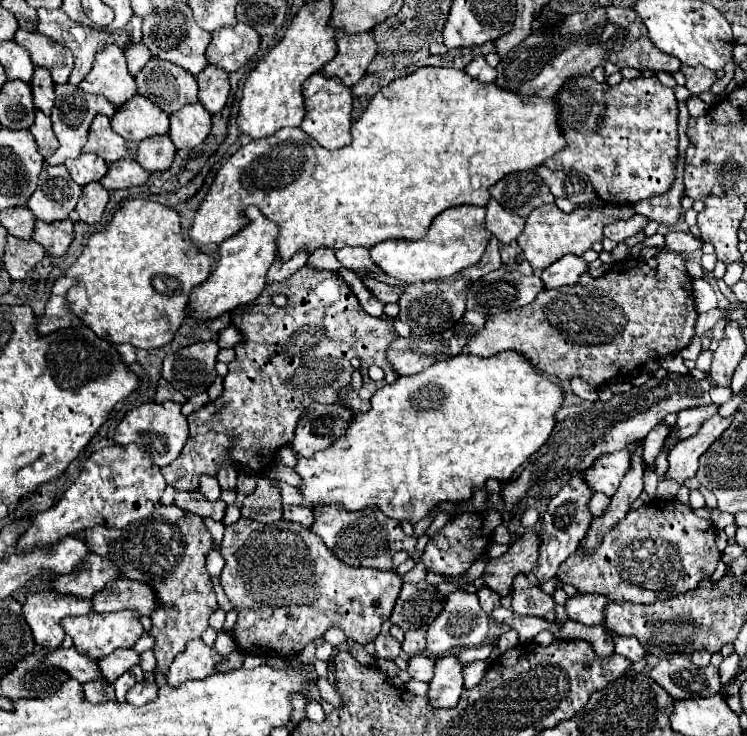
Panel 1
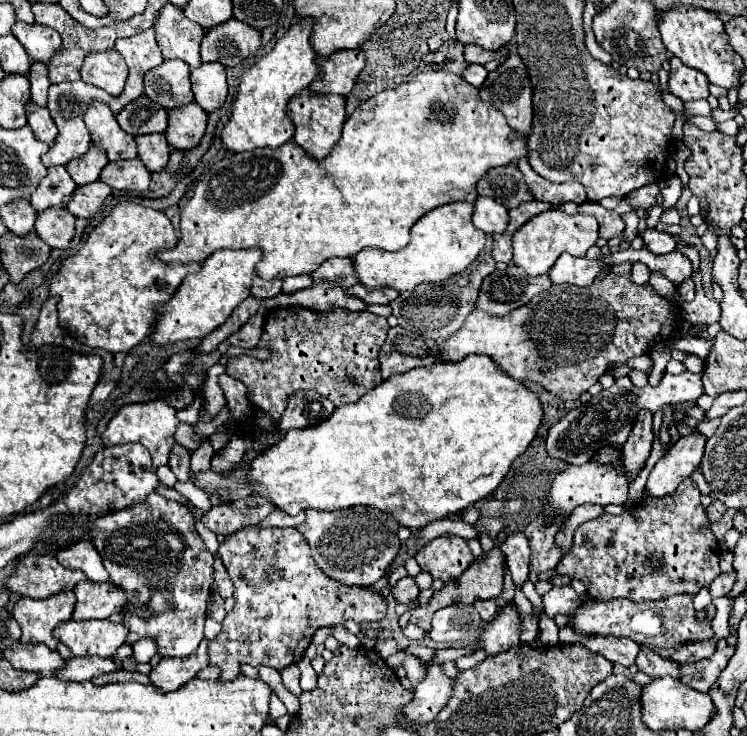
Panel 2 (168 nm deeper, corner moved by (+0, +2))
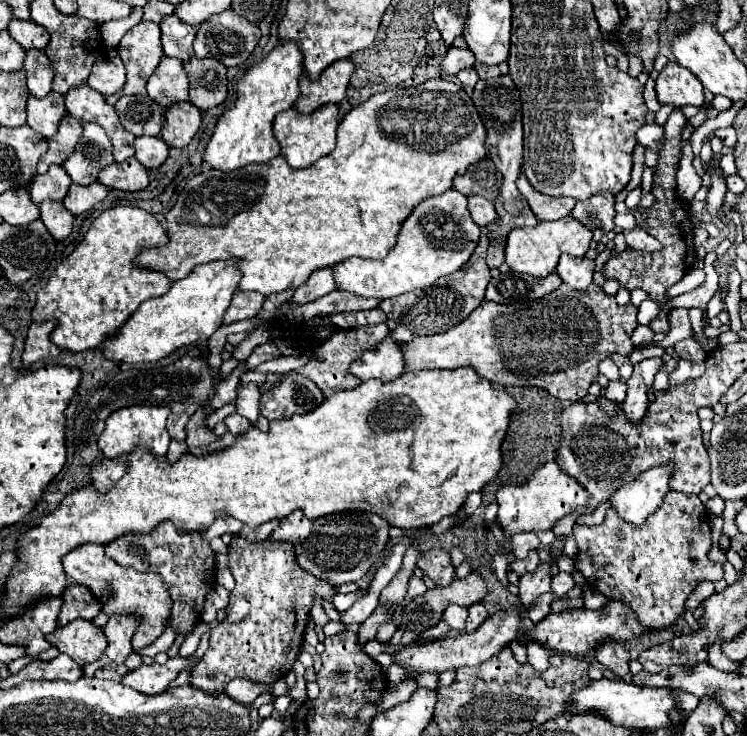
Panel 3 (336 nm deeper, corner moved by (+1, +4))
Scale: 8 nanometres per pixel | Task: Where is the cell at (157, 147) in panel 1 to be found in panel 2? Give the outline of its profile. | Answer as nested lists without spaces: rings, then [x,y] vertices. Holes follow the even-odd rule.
[[[138,135],[138,159],[150,171],[162,171],[170,157],[170,145],[164,135]]]

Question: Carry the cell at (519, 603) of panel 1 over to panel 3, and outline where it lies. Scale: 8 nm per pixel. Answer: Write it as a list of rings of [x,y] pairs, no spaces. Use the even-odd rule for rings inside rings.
[[[519,533],[519,535],[513,535],[511,547],[513,547],[515,559],[523,559],[535,545],[539,545],[539,539],[537,539],[535,533]]]

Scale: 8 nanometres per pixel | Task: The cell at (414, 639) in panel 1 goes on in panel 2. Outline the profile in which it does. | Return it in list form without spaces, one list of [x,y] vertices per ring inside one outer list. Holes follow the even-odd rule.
[[[494,547],[494,549],[488,553],[486,561],[482,561],[482,563],[472,563],[460,577],[448,581],[448,583],[444,585],[444,589],[434,591],[434,595],[432,595],[432,599],[430,599],[430,603],[428,603],[426,607],[412,609],[412,611],[410,611],[410,623],[414,623],[414,625],[418,625],[420,629],[428,631],[428,629],[430,629],[430,619],[432,619],[432,615],[434,615],[438,609],[446,607],[446,605],[454,605],[454,603],[472,605],[472,603],[478,601],[478,599],[494,599],[494,597],[502,591],[502,575],[504,575],[504,571],[502,571],[502,551],[500,551],[498,547]]]

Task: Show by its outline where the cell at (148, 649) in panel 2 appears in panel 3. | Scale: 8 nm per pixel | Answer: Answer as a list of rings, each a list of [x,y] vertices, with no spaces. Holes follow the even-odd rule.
[[[95,543],[79,545],[77,549],[69,551],[63,557],[63,569],[65,569],[67,577],[71,577],[71,581],[81,583],[91,589],[91,593],[103,603],[103,613],[107,613],[107,615],[135,613],[143,619],[143,623],[139,625],[139,629],[133,635],[135,653],[139,653],[141,649],[151,645],[165,631],[165,623],[167,623],[169,611],[171,611],[171,597],[159,575],[139,573],[133,569],[121,567],[115,561],[107,559],[103,547],[95,545]]]

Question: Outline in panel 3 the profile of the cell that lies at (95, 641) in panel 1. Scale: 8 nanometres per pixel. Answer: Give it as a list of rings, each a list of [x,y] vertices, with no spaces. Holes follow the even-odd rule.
[[[75,619],[69,625],[57,627],[47,635],[47,641],[59,649],[59,653],[69,655],[77,665],[87,665],[97,661],[107,649],[107,637],[101,627],[91,621]]]

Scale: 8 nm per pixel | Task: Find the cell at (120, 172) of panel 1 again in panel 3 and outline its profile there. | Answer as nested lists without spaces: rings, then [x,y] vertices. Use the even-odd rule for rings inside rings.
[[[135,157],[103,167],[103,171],[99,173],[99,181],[111,189],[121,191],[139,191],[149,185],[147,169]]]

